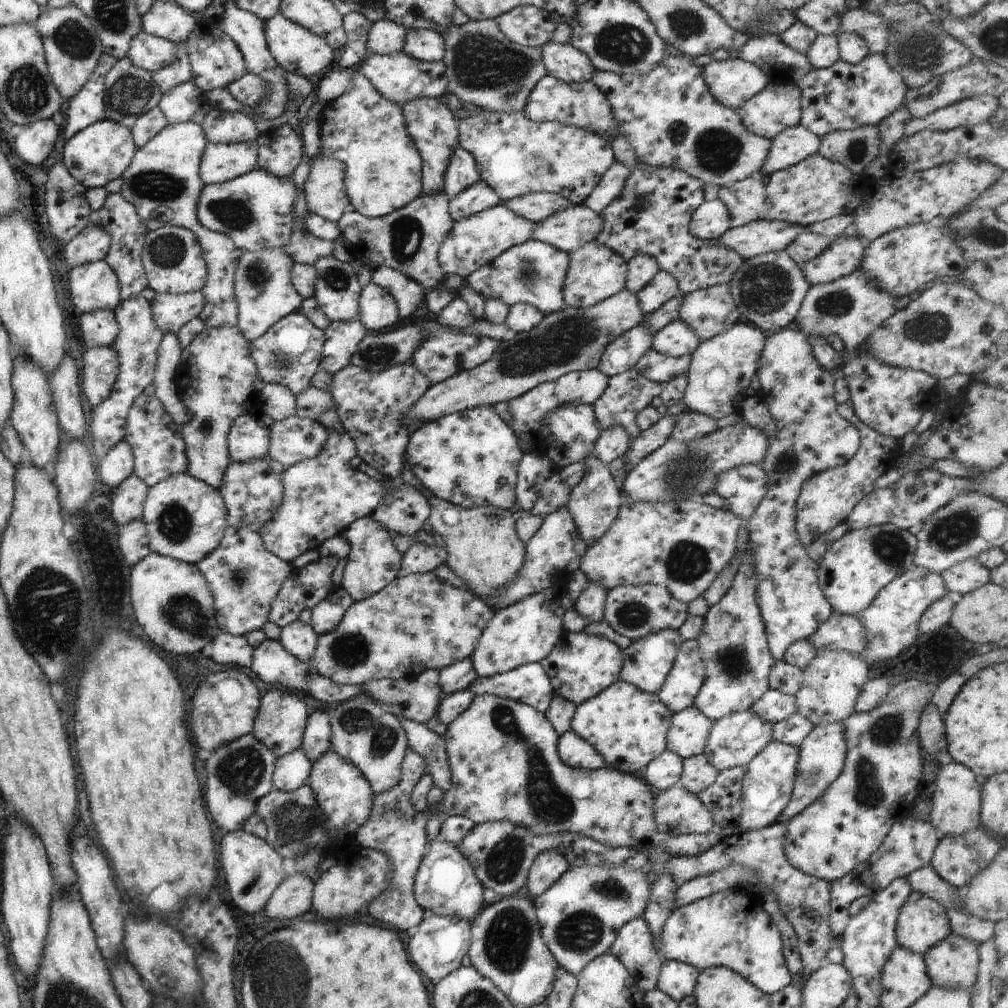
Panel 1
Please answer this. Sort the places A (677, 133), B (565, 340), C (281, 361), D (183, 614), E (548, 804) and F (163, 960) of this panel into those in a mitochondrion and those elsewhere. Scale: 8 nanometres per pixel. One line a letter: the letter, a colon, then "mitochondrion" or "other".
A: mitochondrion
B: mitochondrion
C: mitochondrion
D: mitochondrion
E: mitochondrion
F: other

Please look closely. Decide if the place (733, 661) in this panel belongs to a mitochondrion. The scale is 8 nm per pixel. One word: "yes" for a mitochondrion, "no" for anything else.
yes

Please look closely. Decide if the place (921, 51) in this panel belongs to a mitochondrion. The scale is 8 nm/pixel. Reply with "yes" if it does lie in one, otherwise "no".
yes

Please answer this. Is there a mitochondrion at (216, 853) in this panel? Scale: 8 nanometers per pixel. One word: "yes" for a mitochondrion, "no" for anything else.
no

